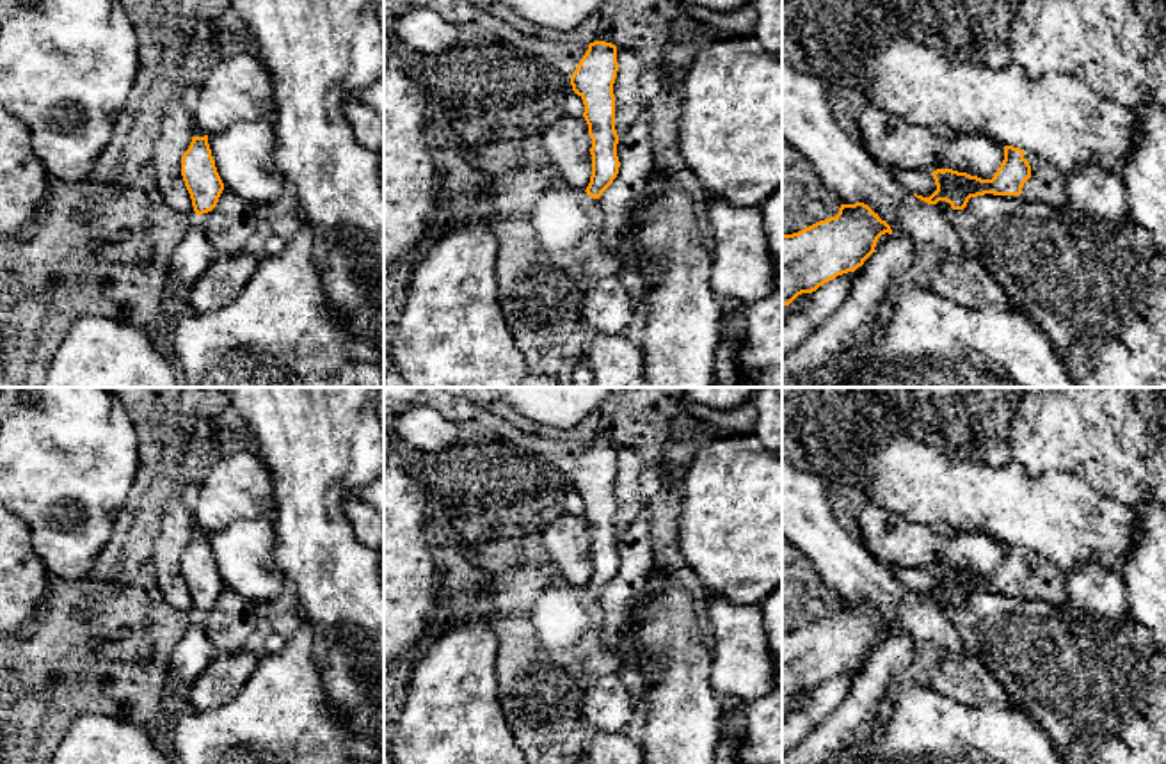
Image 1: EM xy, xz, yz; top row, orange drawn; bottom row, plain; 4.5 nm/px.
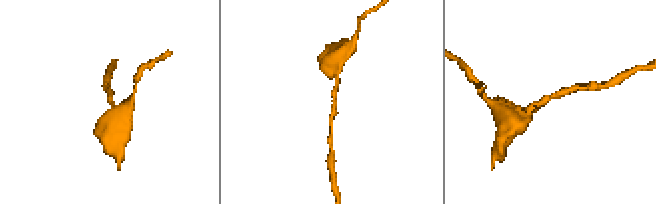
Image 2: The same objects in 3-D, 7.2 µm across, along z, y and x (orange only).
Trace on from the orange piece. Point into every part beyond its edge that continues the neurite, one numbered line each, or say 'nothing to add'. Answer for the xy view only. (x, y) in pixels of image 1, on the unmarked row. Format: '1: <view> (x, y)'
nothing to add

